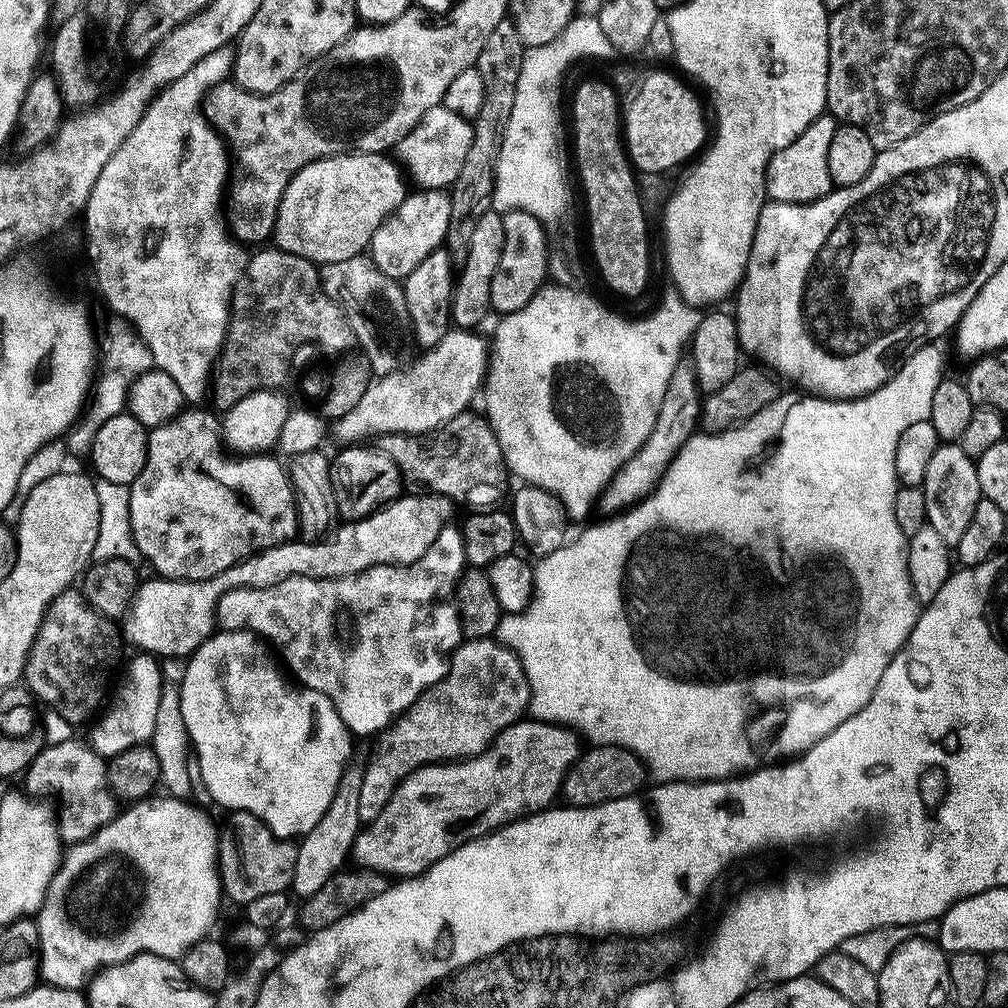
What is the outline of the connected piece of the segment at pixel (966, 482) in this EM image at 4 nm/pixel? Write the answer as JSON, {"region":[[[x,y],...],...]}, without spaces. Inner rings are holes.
{"region":[[[944,442],[934,450],[930,466],[926,466],[926,478],[923,485],[926,498],[927,527],[932,528],[941,537],[942,542],[955,546],[958,538],[966,531],[966,526],[974,514],[974,506],[982,499],[978,486],[978,470],[973,457],[962,450],[959,443]]]}

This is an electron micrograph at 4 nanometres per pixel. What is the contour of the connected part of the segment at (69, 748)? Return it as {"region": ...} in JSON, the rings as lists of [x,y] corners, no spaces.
{"region":[[[79,738],[66,742],[48,744],[33,758],[23,773],[23,791],[29,797],[57,796],[60,799],[58,827],[64,842],[87,840],[103,824],[109,824],[114,815],[114,797],[108,788],[108,766],[105,757],[98,755],[87,743]]]}

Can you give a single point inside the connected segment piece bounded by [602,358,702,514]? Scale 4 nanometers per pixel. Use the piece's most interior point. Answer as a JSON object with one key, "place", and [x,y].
{"place":[681,409]}

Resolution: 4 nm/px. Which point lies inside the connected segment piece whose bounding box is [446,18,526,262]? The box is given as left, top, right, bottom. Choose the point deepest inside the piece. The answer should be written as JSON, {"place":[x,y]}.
{"place":[501,60]}

